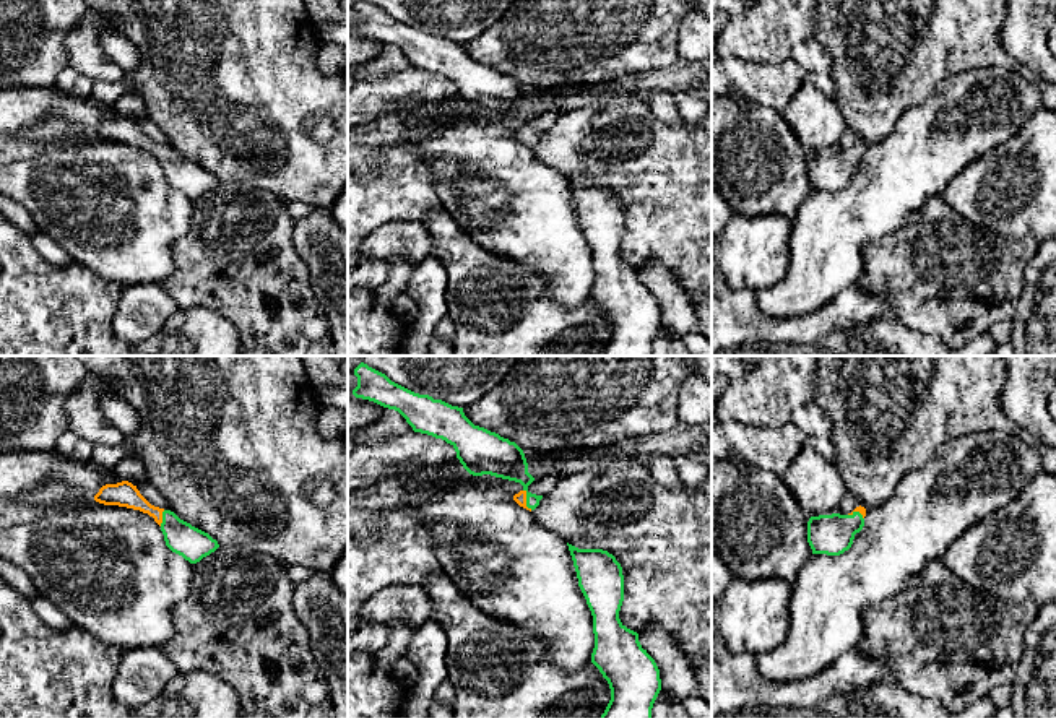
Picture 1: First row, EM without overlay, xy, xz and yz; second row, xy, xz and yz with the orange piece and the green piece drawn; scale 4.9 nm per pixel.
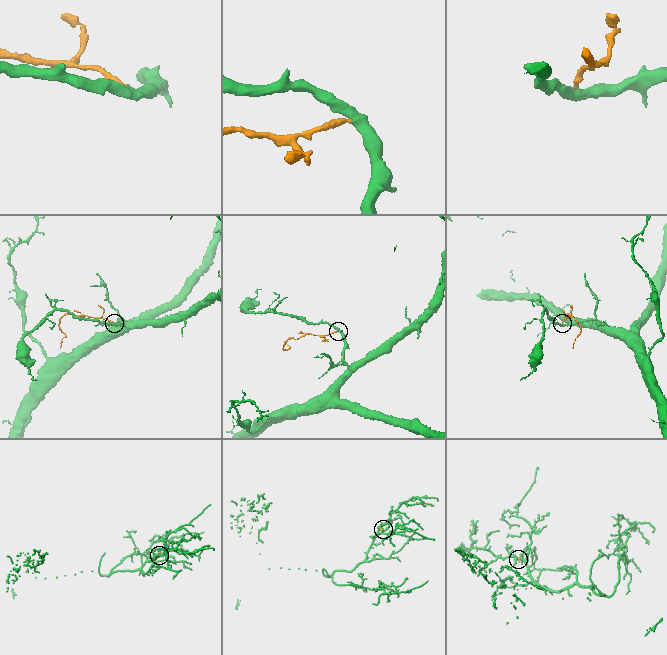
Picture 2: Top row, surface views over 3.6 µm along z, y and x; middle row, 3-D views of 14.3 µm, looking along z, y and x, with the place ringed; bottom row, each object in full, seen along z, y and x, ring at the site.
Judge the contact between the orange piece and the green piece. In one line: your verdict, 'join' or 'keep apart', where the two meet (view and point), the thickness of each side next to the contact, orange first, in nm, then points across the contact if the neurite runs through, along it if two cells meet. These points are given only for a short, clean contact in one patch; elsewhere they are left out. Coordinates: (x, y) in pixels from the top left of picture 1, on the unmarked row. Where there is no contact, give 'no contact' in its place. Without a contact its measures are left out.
join; contact xz (525, 137); calibres 60 and 190 nm; way xz (520, 134), (525, 137), (525, 117), (502, 95)

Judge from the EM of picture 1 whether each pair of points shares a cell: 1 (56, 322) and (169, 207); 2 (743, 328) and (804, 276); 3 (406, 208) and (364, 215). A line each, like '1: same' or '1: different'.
1: different
2: different
3: same

